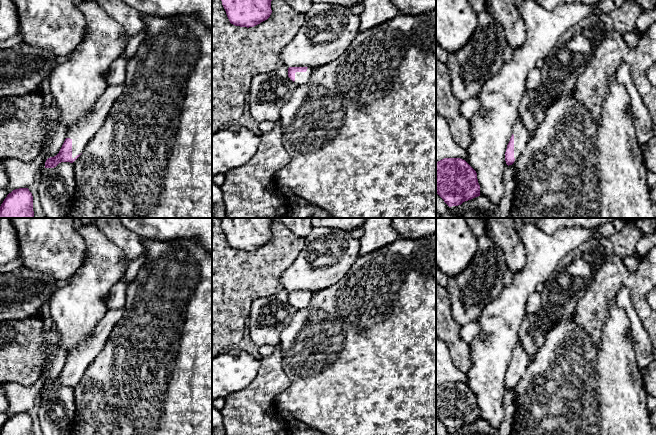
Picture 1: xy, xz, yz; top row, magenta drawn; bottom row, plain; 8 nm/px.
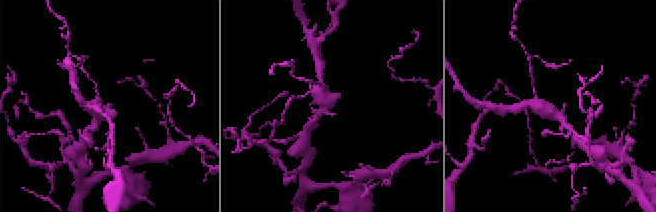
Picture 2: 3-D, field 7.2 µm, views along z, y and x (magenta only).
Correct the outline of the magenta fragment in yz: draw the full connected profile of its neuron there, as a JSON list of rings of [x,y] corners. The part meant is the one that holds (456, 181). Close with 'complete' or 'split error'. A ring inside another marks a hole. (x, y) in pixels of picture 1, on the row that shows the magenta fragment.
[[[461,158],[436,162],[436,193],[449,207],[480,196],[476,171]]] | complete

